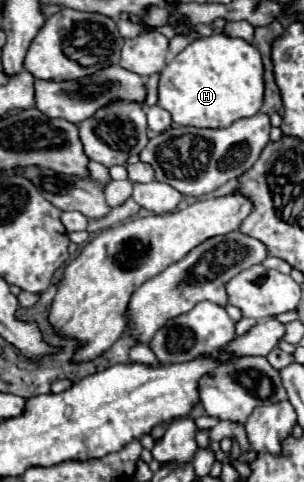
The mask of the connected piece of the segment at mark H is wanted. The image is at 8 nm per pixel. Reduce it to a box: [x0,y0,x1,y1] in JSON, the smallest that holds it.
[159,33,263,129]

